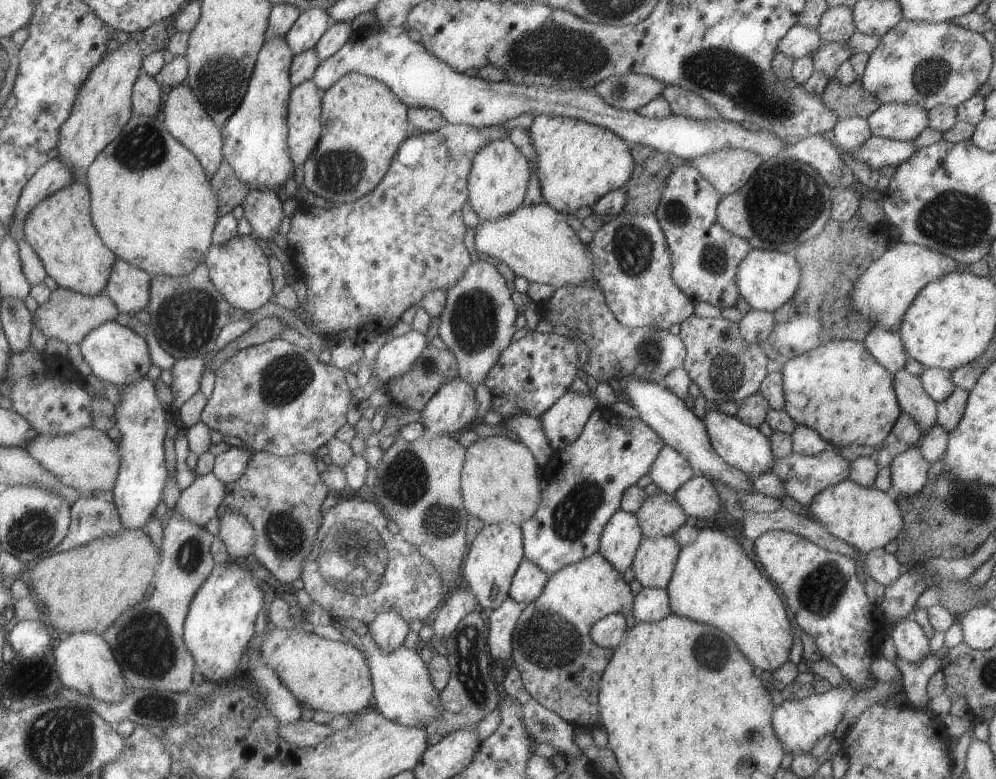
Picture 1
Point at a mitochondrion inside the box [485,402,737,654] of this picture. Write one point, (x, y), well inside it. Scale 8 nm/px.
(571, 519)

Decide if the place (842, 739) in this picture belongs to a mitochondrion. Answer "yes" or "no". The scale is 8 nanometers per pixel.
no

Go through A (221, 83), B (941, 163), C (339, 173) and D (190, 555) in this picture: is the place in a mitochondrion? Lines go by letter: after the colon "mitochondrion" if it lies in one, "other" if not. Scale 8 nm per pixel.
A: mitochondrion
B: other
C: mitochondrion
D: mitochondrion

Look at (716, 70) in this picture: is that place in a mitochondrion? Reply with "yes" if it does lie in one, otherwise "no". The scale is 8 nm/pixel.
yes

